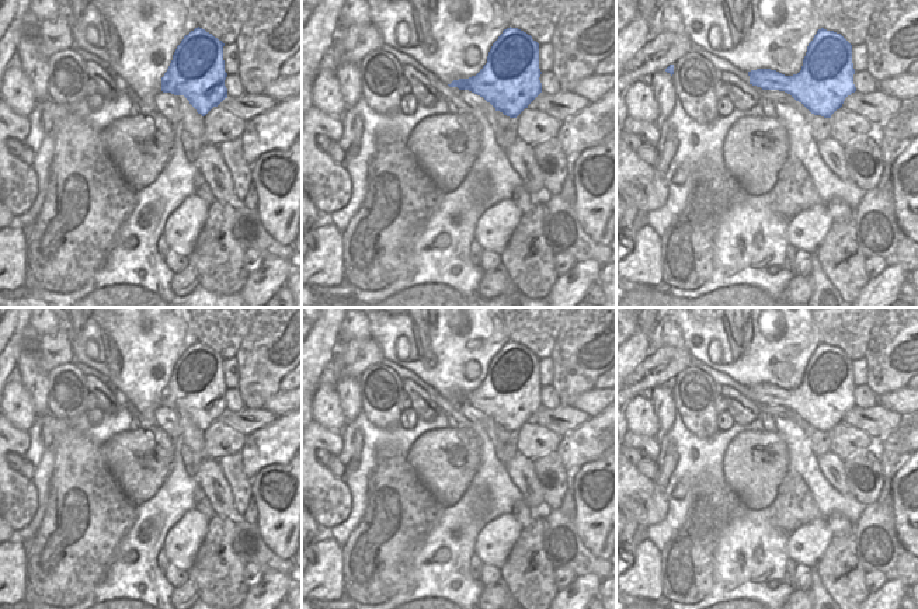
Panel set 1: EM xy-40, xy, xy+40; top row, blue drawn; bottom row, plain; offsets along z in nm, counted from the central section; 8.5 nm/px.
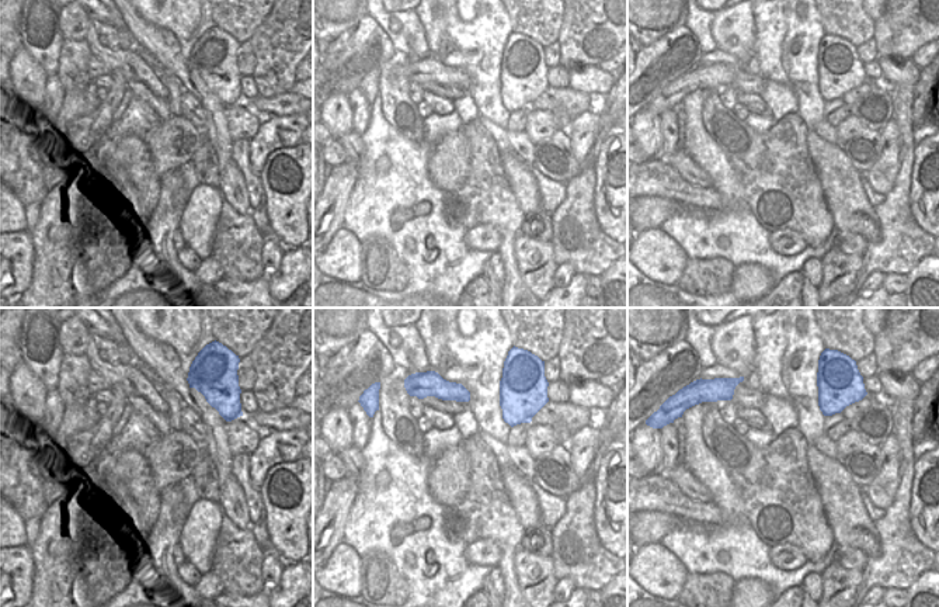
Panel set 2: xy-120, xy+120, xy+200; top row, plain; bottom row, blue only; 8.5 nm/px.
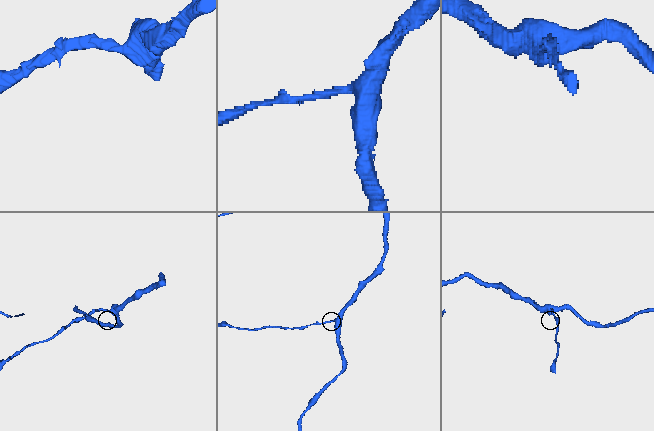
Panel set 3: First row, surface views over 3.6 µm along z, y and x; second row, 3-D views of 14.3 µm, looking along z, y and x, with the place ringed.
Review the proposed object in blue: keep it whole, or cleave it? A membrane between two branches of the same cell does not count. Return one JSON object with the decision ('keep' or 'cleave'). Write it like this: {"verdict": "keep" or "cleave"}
{"verdict": "keep"}

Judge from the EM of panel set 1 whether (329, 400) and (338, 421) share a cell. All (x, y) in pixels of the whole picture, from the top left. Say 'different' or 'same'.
same

